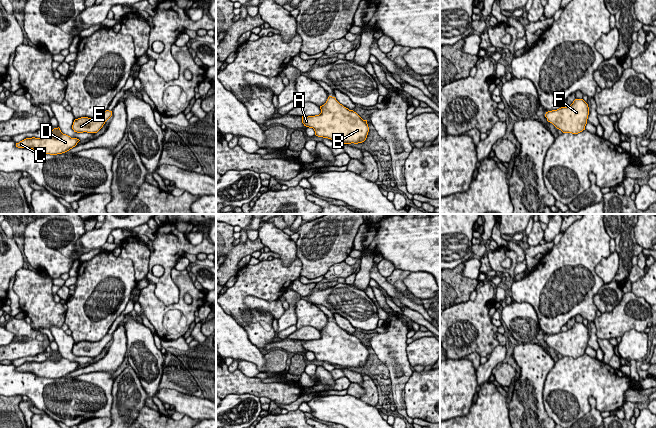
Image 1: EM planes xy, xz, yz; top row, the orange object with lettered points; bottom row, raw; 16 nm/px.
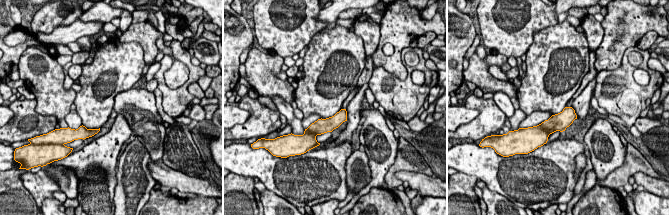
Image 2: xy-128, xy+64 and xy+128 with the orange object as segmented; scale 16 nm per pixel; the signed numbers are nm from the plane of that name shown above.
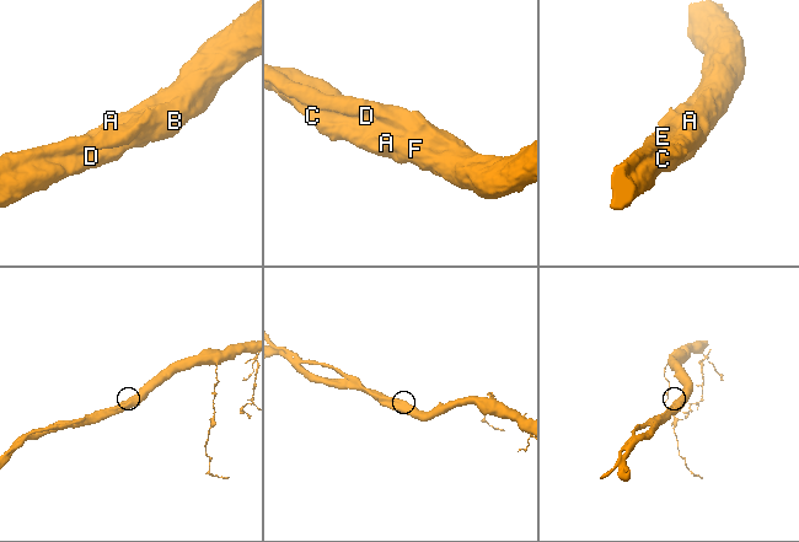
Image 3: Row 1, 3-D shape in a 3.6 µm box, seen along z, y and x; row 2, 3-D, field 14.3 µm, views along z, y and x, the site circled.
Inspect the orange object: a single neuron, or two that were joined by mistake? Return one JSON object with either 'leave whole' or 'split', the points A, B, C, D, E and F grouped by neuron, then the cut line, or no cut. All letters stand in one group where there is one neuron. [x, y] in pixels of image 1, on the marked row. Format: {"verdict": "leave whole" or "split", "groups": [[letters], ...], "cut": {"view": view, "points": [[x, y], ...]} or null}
{"verdict": "leave whole", "groups": [["A", "B", "C", "D", "E", "F"]], "cut": null}

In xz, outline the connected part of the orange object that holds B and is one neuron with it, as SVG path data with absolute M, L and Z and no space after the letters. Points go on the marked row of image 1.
M329 96L320 109L319 115L302 116L304 126L313 128L316 136L343 144L358 144L366 140L369 132L367 120L344 107L335 97Z

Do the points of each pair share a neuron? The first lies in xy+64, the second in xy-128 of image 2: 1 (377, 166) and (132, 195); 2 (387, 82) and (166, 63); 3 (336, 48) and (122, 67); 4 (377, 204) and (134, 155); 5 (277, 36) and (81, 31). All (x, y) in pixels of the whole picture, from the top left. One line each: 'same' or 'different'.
1: different
2: same
3: same
4: different
5: different

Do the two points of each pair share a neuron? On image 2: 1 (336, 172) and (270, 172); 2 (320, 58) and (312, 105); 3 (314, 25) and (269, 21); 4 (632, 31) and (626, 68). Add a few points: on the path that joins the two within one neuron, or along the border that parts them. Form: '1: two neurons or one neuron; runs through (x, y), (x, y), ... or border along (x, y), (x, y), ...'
1: one neuron; runs through (320, 172), (286, 172)
2: one neuron; runs through (320, 70), (314, 84), (314, 93)
3: one neuron; runs through (303, 25), (292, 31), (280, 29)
4: two neurons; border along (635, 45), (625, 51), (621, 64), (616, 68)

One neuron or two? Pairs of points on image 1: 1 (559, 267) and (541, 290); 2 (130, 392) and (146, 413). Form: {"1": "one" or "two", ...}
{"1": "one", "2": "two"}

